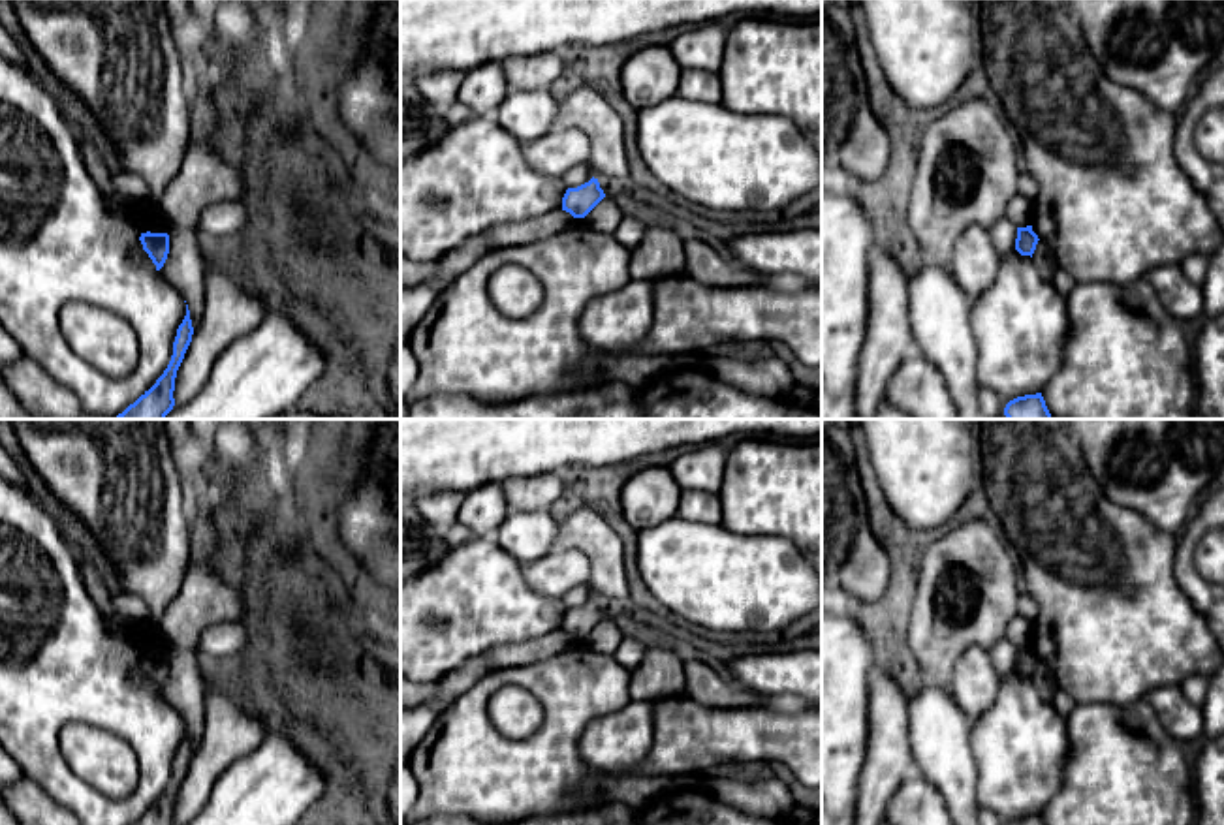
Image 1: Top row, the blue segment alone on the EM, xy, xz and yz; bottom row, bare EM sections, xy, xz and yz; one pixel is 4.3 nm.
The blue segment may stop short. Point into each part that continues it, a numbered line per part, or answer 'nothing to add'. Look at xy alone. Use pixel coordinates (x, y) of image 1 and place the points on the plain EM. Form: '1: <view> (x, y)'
nothing to add

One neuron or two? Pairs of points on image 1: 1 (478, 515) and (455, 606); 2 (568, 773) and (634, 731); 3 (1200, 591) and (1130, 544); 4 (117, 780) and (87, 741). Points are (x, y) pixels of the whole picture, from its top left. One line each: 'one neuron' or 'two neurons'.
1: two neurons
2: two neurons
3: two neurons
4: one neuron

